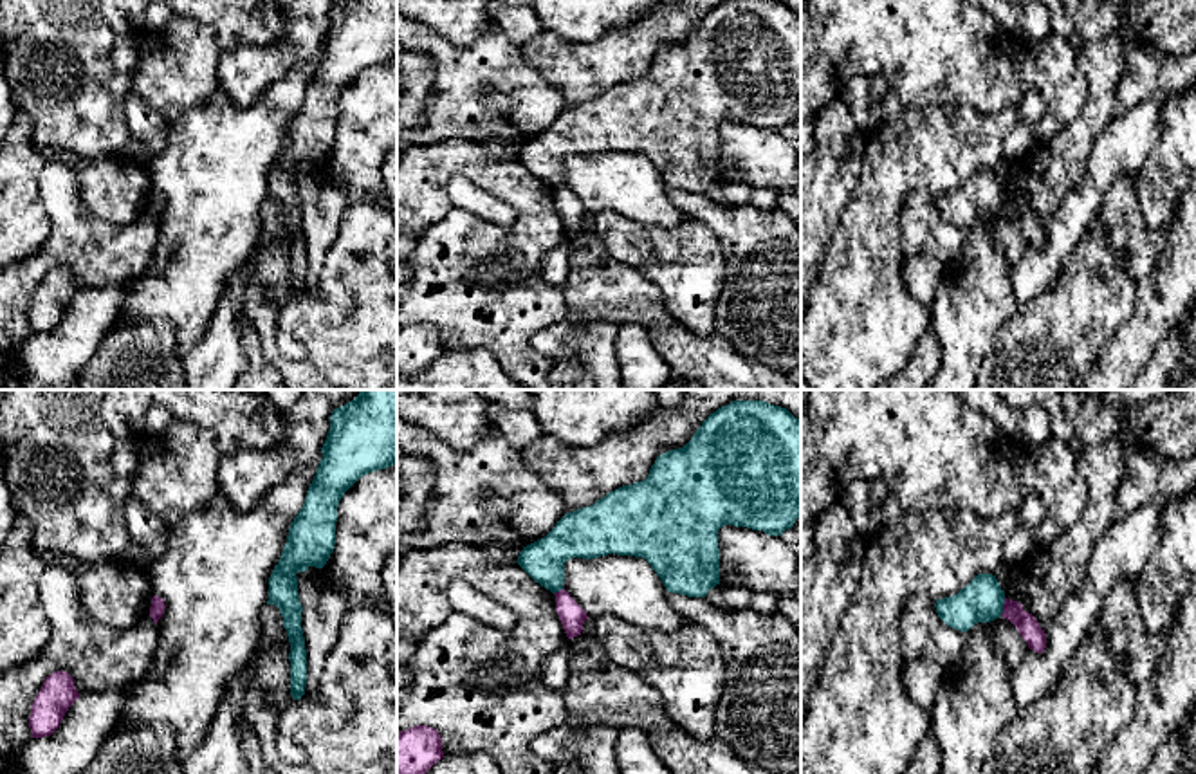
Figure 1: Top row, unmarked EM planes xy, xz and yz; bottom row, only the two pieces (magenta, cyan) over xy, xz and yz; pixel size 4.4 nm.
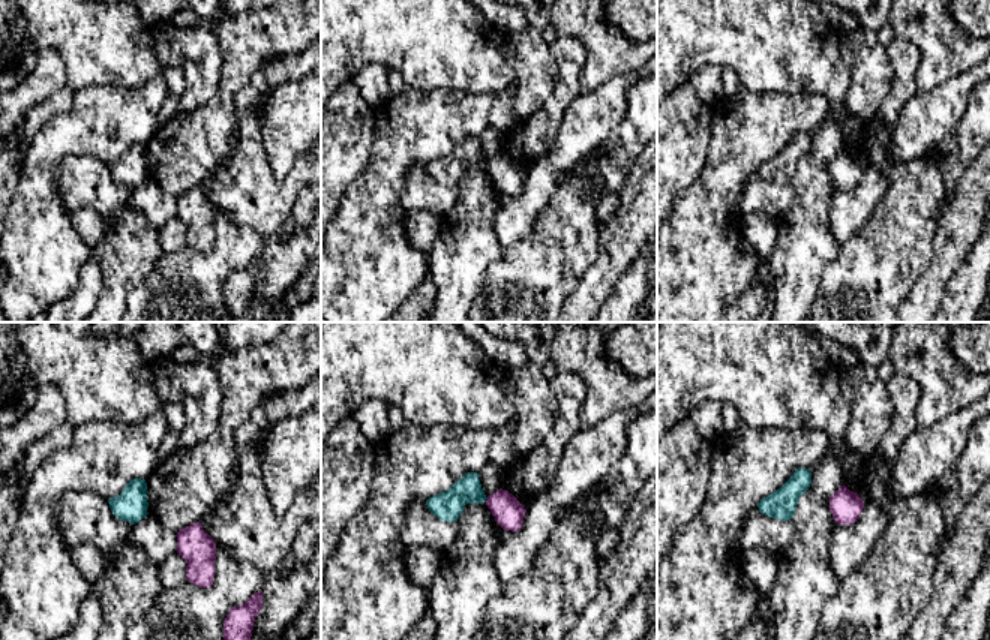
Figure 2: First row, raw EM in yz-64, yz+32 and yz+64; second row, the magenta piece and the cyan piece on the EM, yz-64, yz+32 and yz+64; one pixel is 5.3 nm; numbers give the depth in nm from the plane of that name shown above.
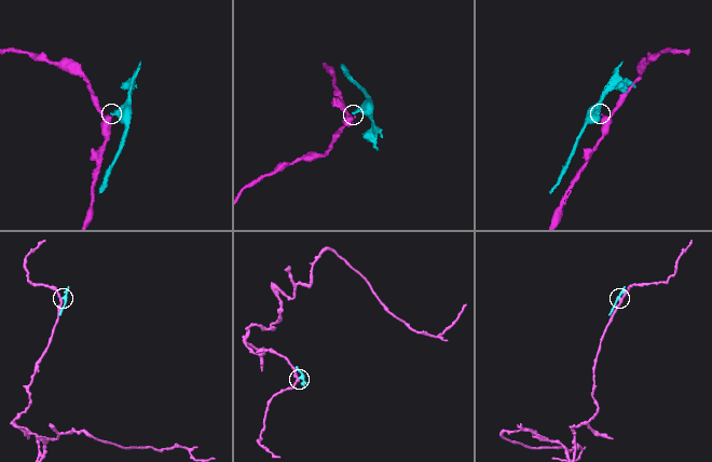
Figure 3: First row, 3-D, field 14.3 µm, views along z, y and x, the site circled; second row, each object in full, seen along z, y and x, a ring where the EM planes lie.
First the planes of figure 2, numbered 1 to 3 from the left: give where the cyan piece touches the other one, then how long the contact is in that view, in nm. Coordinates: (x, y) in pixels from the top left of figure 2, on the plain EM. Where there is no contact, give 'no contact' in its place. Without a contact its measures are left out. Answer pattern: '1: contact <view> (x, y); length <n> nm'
1: no contact
2: contact yz+32 (486, 164); length 30 nm
3: no contact

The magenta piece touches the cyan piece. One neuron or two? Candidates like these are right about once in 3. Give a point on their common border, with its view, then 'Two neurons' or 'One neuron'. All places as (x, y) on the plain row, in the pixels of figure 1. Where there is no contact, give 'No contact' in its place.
Touches magenta at yz (1003, 202). Two neurons

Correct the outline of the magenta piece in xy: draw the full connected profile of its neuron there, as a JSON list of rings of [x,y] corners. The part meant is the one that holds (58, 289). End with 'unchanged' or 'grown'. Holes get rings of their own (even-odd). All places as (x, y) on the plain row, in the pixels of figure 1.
[[[67,267],[49,271],[31,303],[32,334],[51,332],[79,292],[74,274]]]; unchanged

